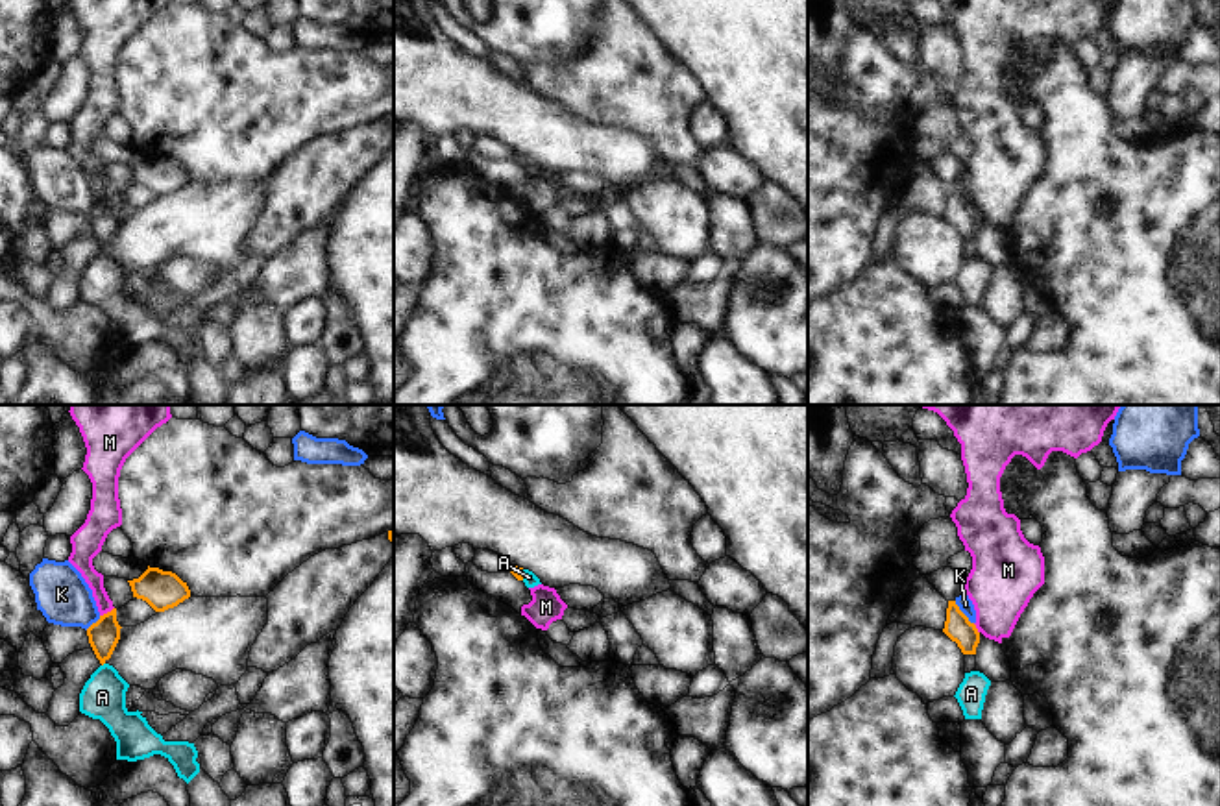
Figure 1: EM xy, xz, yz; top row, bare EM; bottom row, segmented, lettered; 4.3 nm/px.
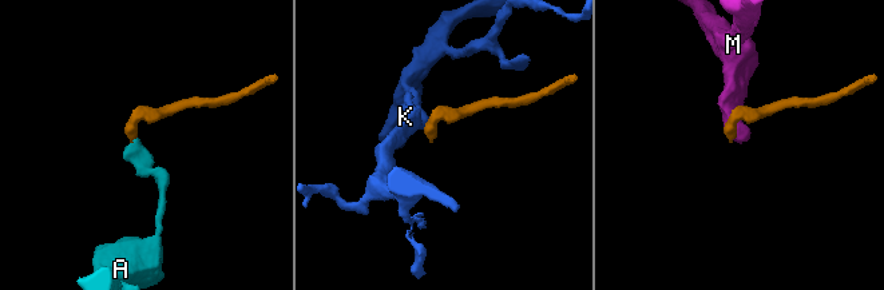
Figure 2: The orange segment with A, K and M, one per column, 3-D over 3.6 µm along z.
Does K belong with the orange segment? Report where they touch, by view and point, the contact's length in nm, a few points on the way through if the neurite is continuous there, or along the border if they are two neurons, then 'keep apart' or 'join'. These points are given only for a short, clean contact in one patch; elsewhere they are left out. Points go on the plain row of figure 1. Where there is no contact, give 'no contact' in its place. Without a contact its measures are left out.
meets orange in yz at (962, 198); contact 130 nm long; border along yz (954, 187), (973, 209); keep apart

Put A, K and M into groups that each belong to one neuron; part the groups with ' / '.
A / K / M

